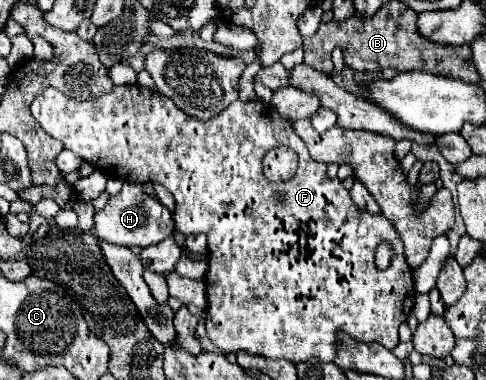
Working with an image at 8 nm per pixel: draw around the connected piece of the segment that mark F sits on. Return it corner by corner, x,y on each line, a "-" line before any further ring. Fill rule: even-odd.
48,87
32,101
32,115
48,135
62,141
68,151
92,163
102,173
106,169
110,177
128,183
164,185
176,199
172,213
176,229
184,237
198,233
208,237
206,331
222,353
248,351
252,355
288,359
292,363
318,357
328,363
336,357
340,331
356,341
376,341
386,349
398,345
398,327
408,319
416,297
414,277
406,263
400,233
382,213
372,215
360,211
342,181
326,175
326,165
316,163
308,155
292,123
282,119
270,103
258,99
236,101
218,117
198,121
196,117
184,115
184,111
160,95
156,87
112,87
110,93
88,101
74,101
58,89
-
278,145
298,151
300,163
292,179
272,183
262,173
262,159
-
380,241
390,241
394,247
394,259
386,271
374,265
374,251

